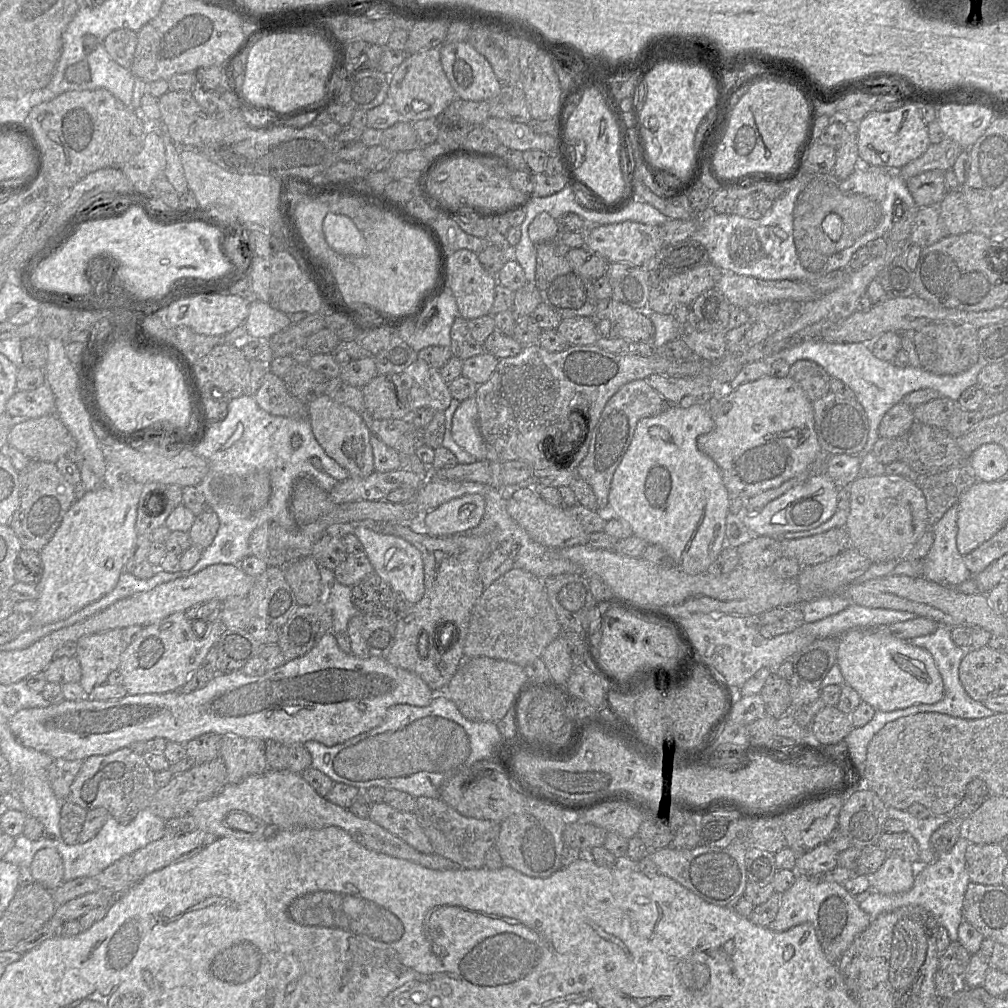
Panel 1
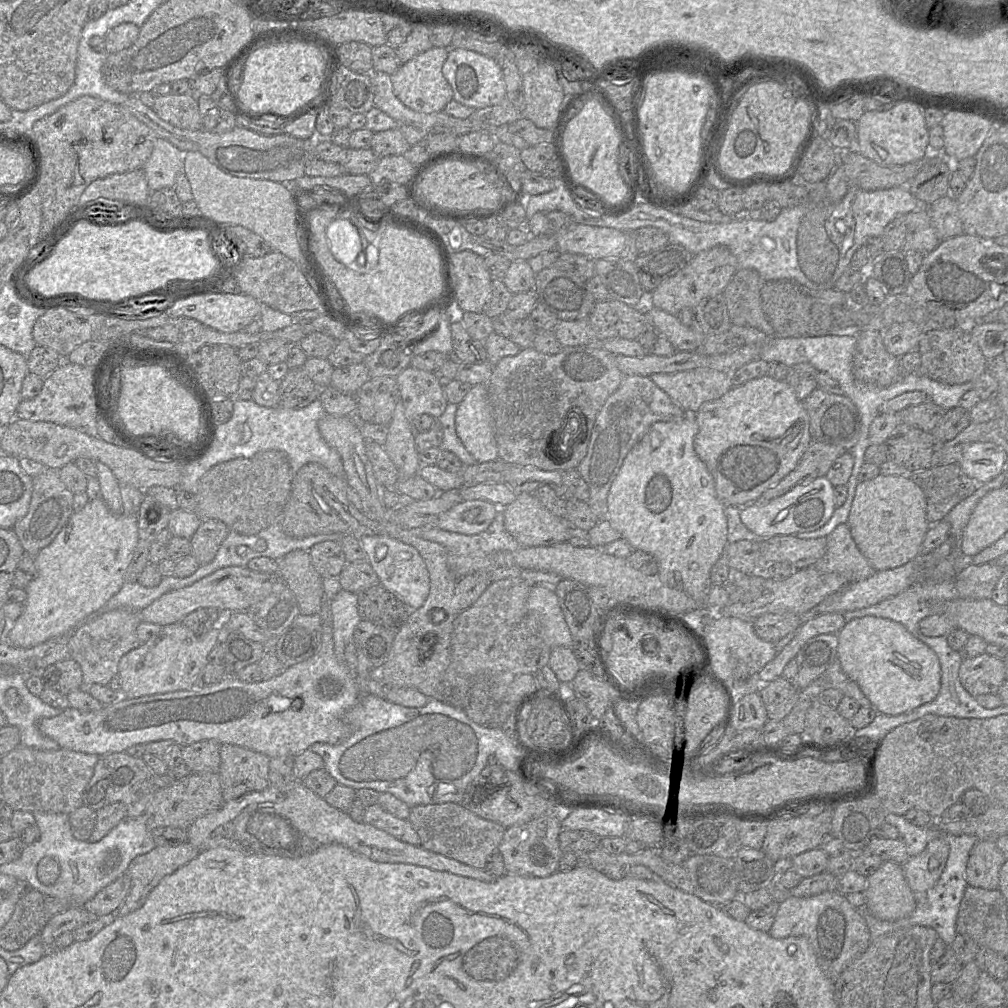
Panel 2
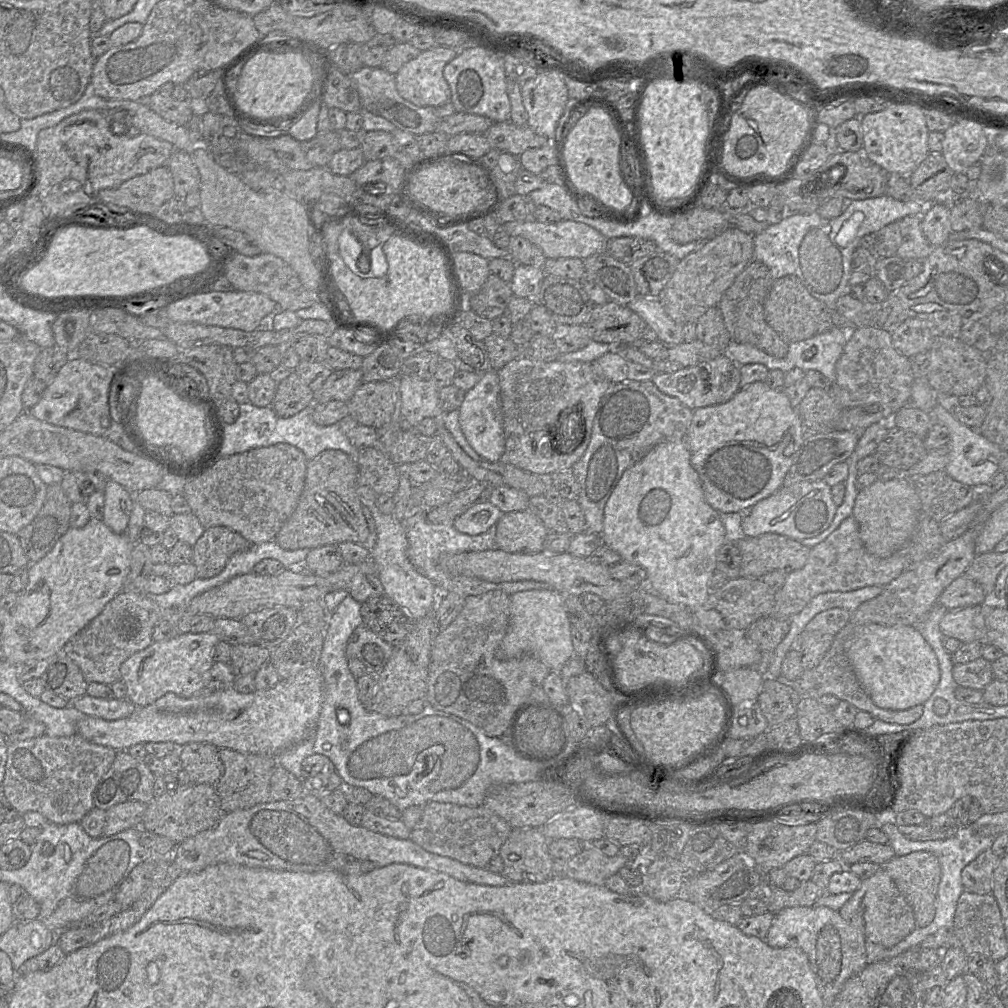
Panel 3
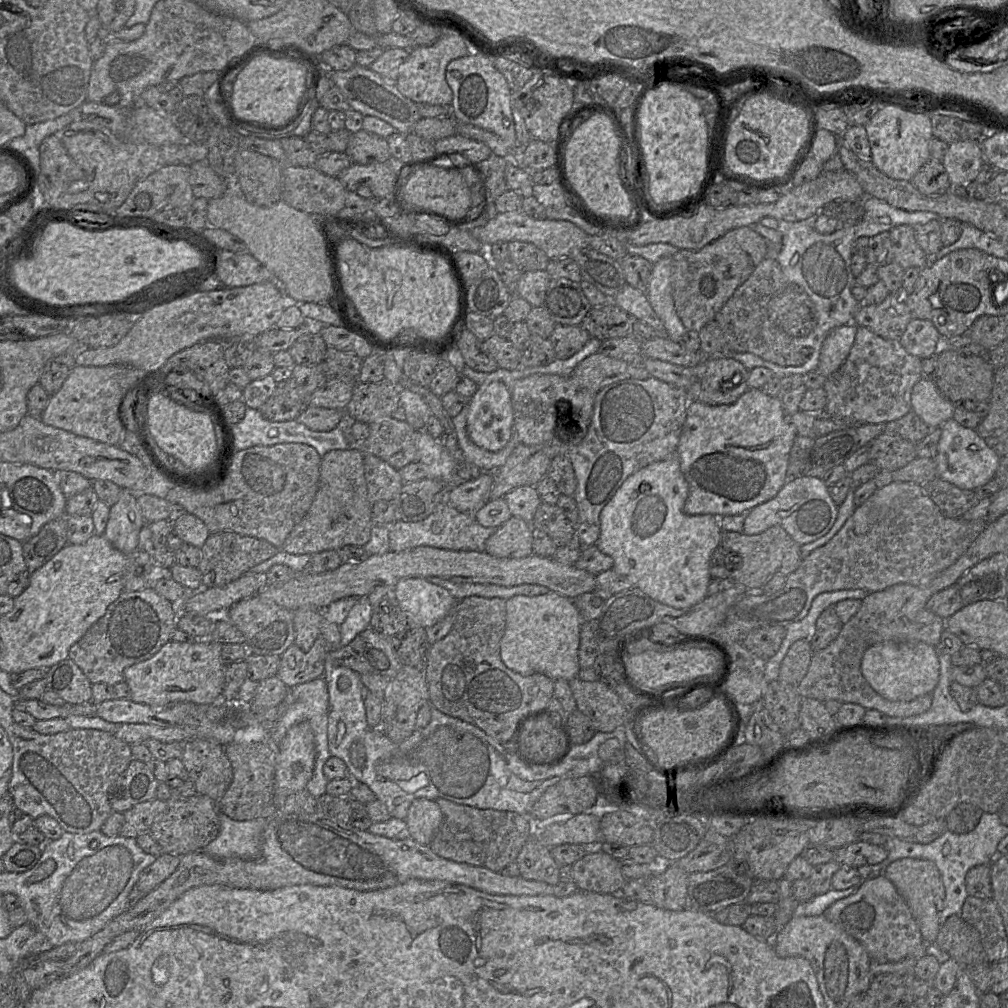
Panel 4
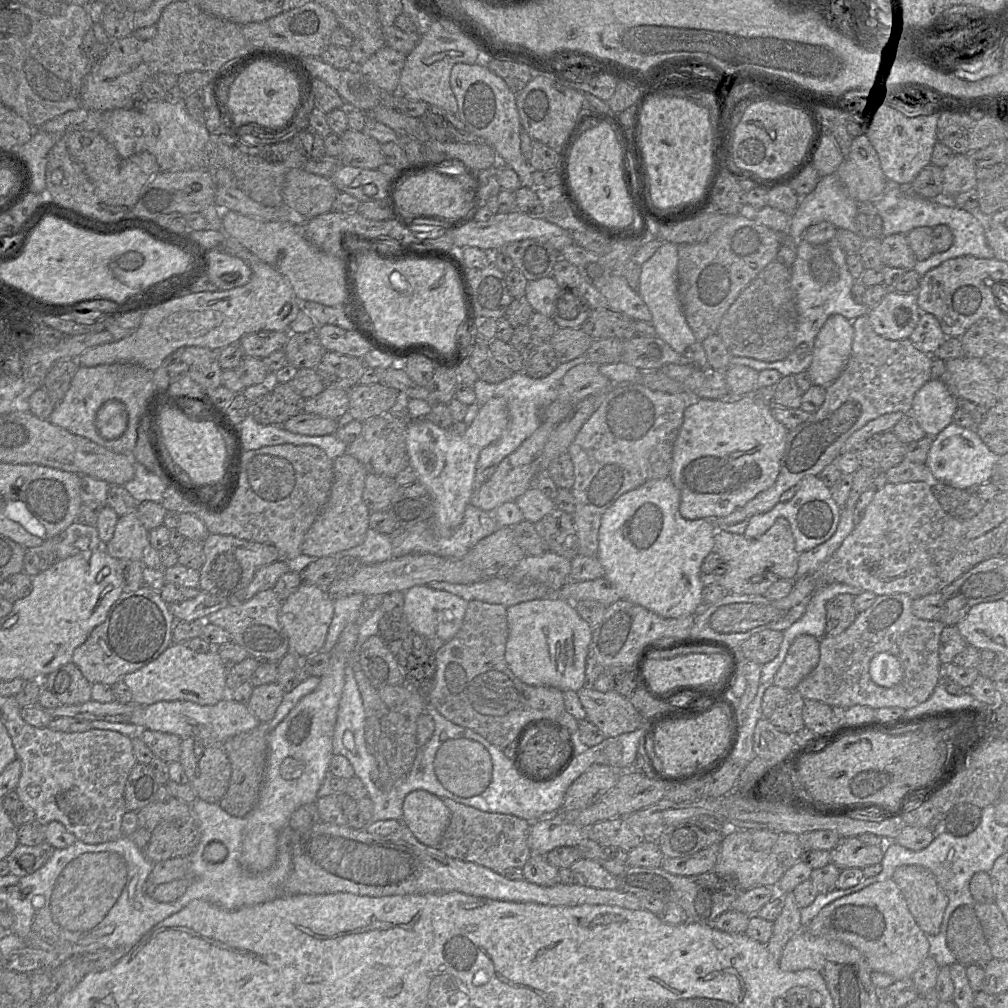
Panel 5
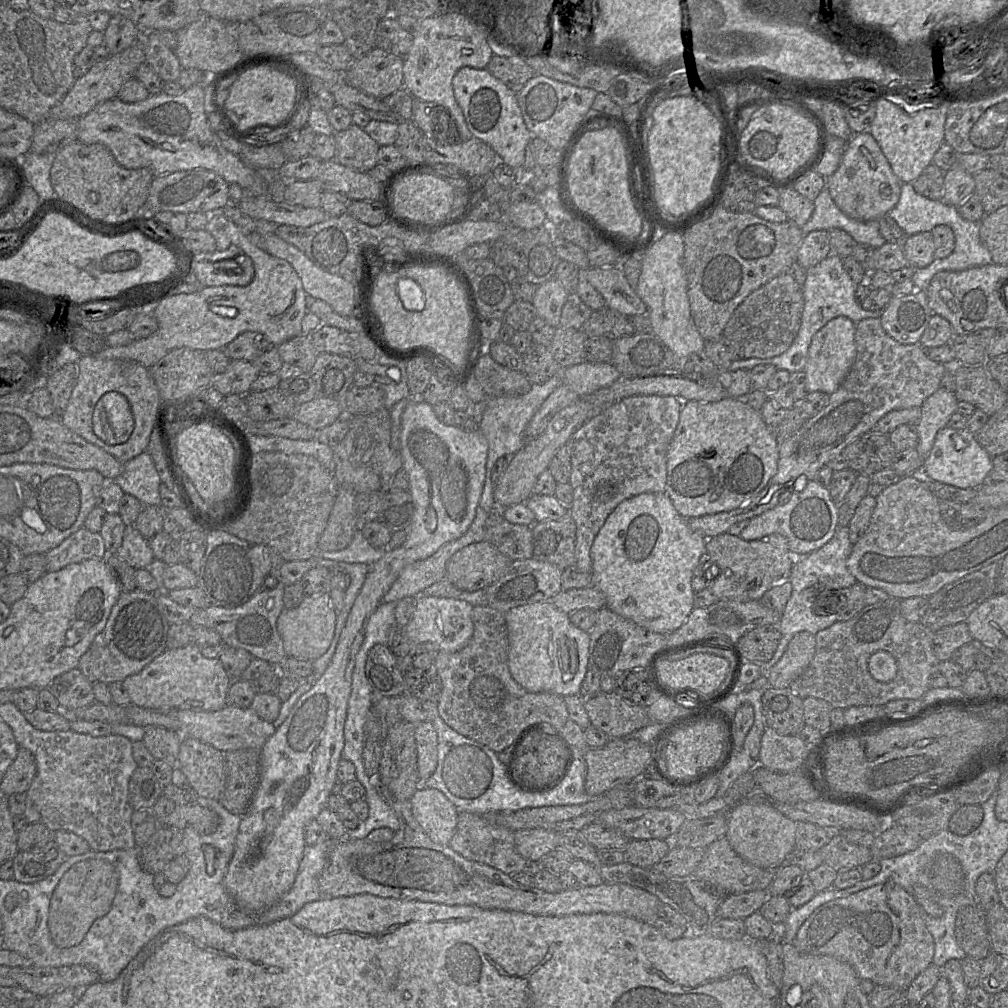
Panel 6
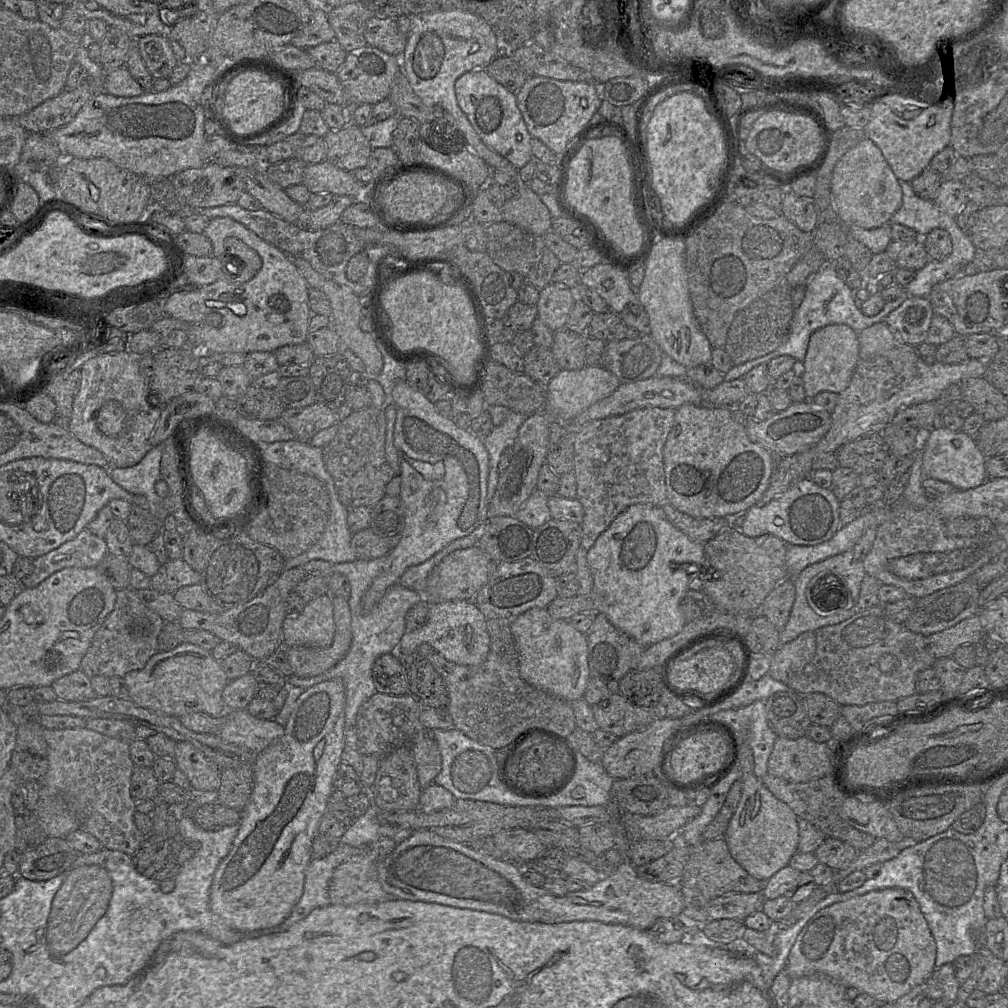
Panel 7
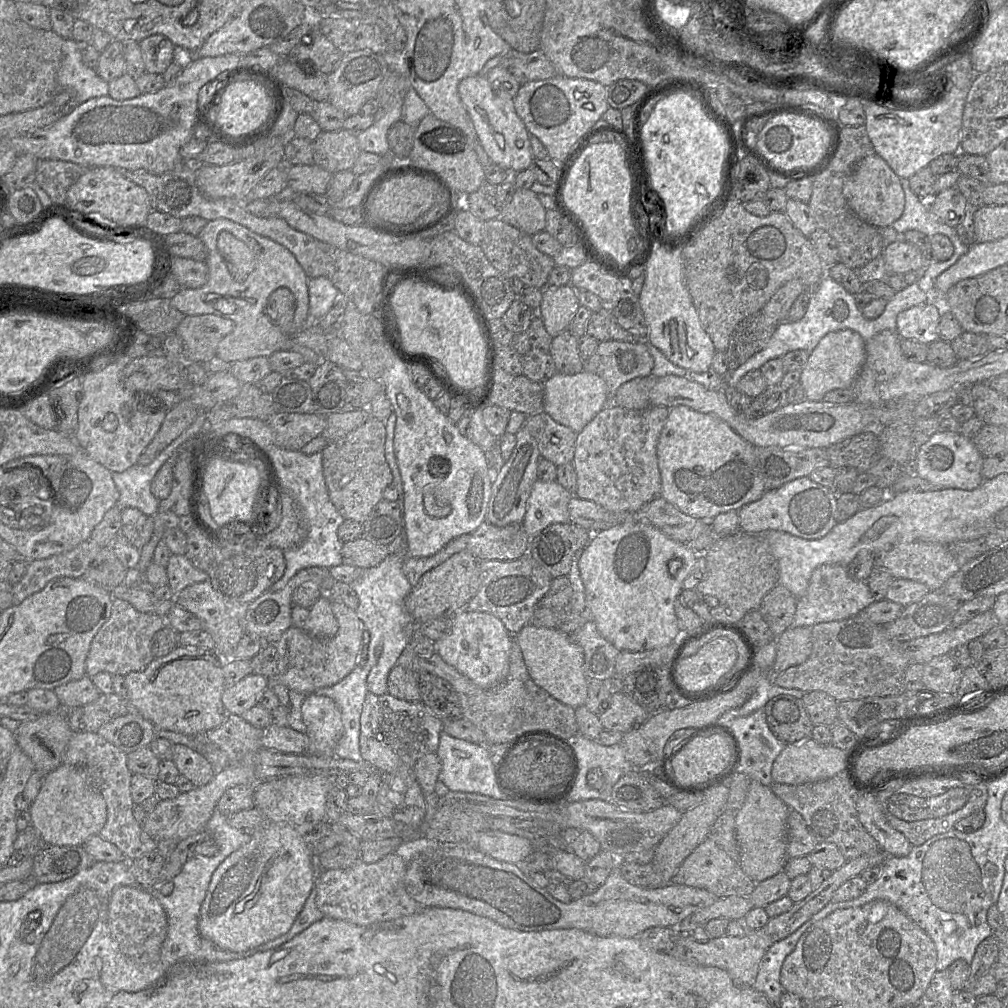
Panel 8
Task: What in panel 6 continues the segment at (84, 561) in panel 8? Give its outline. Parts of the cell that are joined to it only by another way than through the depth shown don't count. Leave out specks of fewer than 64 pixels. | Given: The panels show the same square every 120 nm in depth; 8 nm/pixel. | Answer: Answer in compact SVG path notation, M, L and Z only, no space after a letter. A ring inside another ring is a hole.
M81 527L46 556L46 572L55 572L65 566L84 560L105 559L108 554L100 533Z

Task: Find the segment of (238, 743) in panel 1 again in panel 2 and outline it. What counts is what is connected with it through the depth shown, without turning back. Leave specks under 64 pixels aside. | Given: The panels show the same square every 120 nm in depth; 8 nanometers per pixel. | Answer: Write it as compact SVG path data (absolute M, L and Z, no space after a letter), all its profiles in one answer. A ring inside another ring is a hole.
M221 744L220 758L219 774L225 802L270 785L270 758L266 755L236 745Z

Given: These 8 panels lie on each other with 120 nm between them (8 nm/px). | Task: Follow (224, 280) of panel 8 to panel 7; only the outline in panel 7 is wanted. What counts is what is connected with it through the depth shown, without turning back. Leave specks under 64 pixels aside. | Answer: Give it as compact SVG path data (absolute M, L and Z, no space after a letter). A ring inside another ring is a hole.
M230 217L209 219L203 233L212 243L214 257L225 256L225 239L236 237L259 254L262 266L252 279L244 283L233 283L226 278L219 278L211 284L197 287L192 291L180 291L166 295L164 314L185 321L190 325L201 327L200 352L242 354L275 352L278 348L286 345L306 342L309 320L312 315L309 308L309 286L294 264L293 259Z

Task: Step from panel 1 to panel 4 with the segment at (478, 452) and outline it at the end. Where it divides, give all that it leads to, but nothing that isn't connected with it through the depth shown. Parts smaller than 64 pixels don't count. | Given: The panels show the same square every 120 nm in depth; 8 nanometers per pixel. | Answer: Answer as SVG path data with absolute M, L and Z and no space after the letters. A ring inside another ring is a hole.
M499 381L479 385L467 404L466 431L470 440L491 452L501 450L512 436L513 407L509 386Z

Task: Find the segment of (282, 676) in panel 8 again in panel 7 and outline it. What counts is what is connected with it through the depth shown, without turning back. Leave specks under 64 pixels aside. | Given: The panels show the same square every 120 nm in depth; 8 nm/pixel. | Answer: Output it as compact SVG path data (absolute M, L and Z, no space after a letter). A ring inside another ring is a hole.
M332 597L335 636L327 648L293 646L286 648L286 655L294 675L312 677L335 666L348 653L352 642L351 612L348 600Z

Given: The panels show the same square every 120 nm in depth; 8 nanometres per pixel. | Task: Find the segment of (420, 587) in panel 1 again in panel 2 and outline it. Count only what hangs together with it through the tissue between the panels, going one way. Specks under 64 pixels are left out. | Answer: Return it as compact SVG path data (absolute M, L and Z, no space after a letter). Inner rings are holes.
M362 536L358 538L366 553L366 560L377 574L380 584L400 599L410 611L420 608L428 597L430 580L425 562L418 550L387 536ZM381 545L386 545L388 551L382 560L378 560L376 550Z

